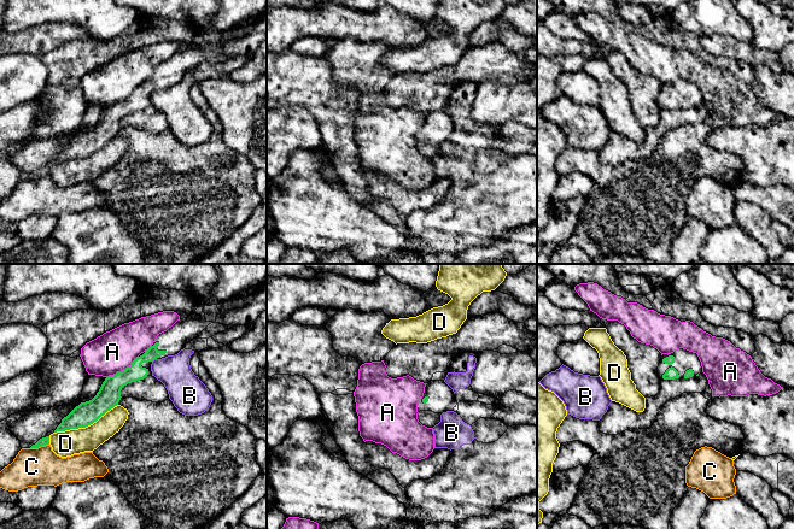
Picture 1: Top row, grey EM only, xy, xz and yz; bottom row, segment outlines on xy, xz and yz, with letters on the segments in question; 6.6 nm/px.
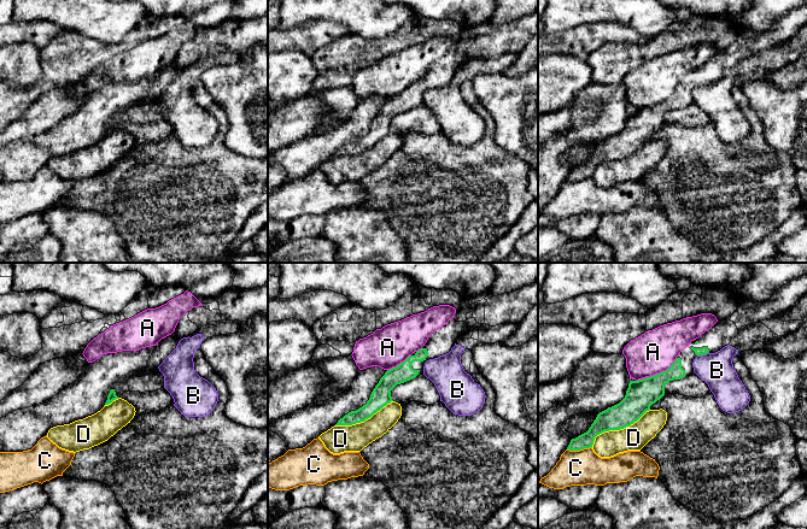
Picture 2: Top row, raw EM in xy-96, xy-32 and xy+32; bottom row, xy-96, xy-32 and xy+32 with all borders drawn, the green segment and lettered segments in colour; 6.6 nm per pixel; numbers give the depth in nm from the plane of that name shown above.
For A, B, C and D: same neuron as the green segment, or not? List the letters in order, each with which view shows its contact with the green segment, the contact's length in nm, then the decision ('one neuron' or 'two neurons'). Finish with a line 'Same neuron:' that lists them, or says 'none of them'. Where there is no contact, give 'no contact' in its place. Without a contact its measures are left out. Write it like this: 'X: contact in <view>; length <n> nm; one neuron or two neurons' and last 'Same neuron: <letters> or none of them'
A: contact in xy; length 260 nm; two neurons
B: contact in xy; length 40 nm; two neurons
C: contact in xy; length 130 nm; two neurons
D: contact in xy; length 460 nm; two neurons
Same neuron: none of them

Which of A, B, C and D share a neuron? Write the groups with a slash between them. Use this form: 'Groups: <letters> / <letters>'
Groups: A / B / C / D

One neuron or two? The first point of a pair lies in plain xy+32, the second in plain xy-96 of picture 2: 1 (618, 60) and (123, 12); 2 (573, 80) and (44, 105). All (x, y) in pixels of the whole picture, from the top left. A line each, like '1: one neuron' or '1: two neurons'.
1: two neurons
2: two neurons

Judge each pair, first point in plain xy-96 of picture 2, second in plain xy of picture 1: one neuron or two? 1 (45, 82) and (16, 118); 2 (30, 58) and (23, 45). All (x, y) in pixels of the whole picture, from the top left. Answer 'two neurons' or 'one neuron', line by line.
1: two neurons
2: two neurons

